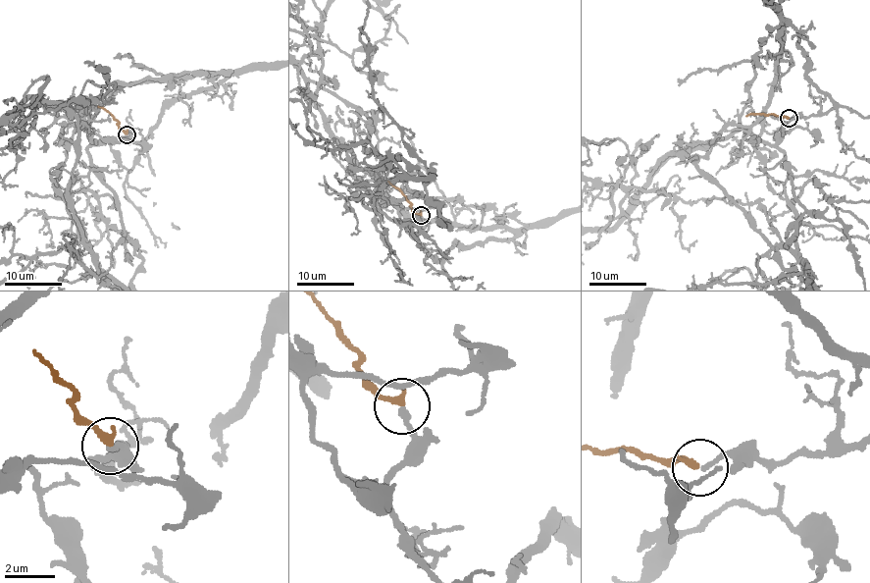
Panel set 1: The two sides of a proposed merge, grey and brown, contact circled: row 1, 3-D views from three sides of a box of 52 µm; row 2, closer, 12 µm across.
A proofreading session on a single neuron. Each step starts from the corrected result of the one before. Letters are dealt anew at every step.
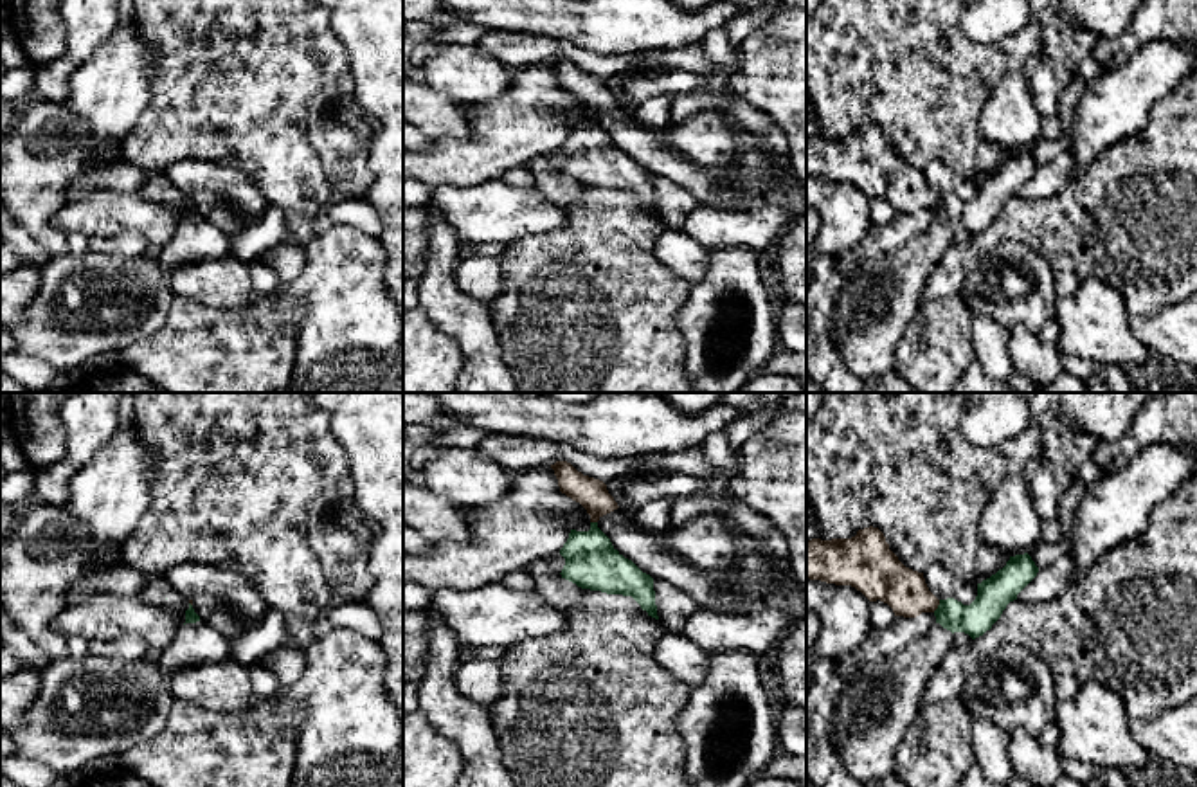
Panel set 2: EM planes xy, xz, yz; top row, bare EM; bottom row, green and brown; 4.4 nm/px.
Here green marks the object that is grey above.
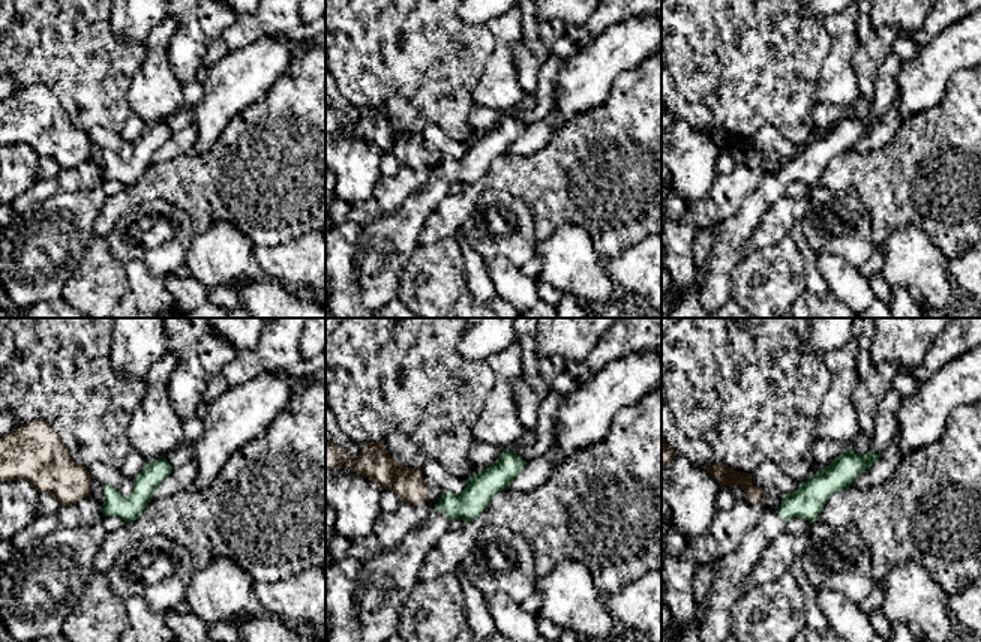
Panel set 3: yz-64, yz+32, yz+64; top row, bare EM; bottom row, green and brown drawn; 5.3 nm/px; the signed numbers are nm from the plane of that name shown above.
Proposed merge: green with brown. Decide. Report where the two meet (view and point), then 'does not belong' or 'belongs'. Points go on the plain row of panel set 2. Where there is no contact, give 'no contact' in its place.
yz (938, 202) | does not belong

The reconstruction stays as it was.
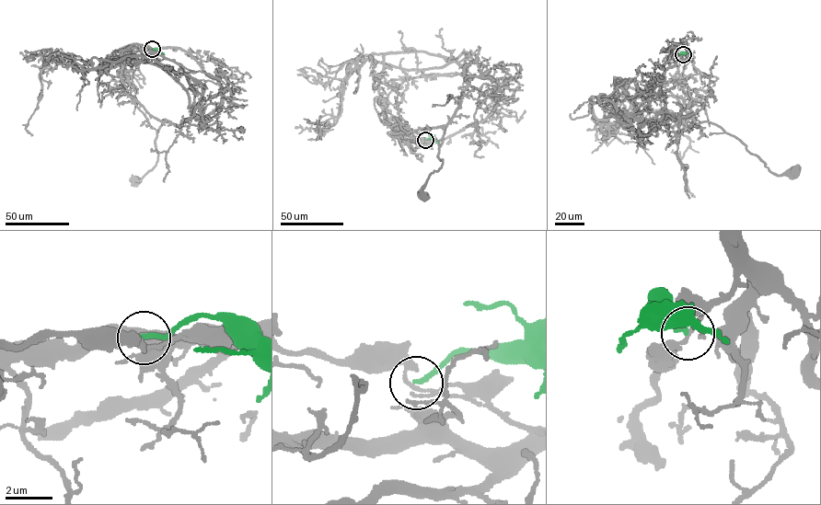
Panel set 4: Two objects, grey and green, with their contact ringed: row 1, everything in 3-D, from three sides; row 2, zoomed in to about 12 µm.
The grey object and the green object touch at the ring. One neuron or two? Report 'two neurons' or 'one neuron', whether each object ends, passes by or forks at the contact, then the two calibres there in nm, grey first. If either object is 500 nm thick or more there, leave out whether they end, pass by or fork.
two neurons | grey passes by | green ends | 140/190 nm

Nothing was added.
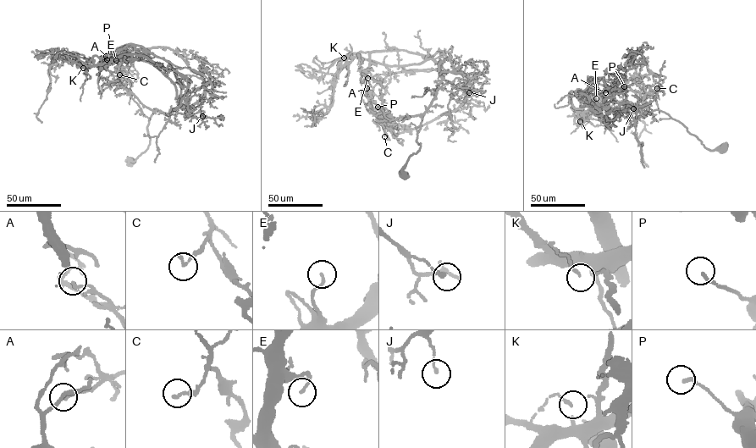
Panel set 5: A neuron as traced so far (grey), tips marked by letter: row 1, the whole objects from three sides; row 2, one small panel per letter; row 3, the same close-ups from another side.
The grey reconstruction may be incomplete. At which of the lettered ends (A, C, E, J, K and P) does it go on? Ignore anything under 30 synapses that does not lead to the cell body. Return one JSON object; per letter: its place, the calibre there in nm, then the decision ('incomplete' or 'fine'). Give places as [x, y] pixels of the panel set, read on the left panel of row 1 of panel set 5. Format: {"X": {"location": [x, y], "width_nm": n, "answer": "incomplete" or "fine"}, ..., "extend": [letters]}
{"A": {"location": [106, 56], "width_nm": 130, "answer": "fine"}, "C": {"location": [119, 74], "width_nm": 190, "answer": "fine"}, "E": {"location": [107, 59], "width_nm": 150, "answer": "incomplete"}, "J": {"location": [202, 116], "width_nm": 140, "answer": "fine"}, "K": {"location": [83, 68], "width_nm": 140, "answer": "fine"}, "P": {"location": [116, 60], "width_nm": 180, "answer": "fine"}, "extend": ["E"]}

